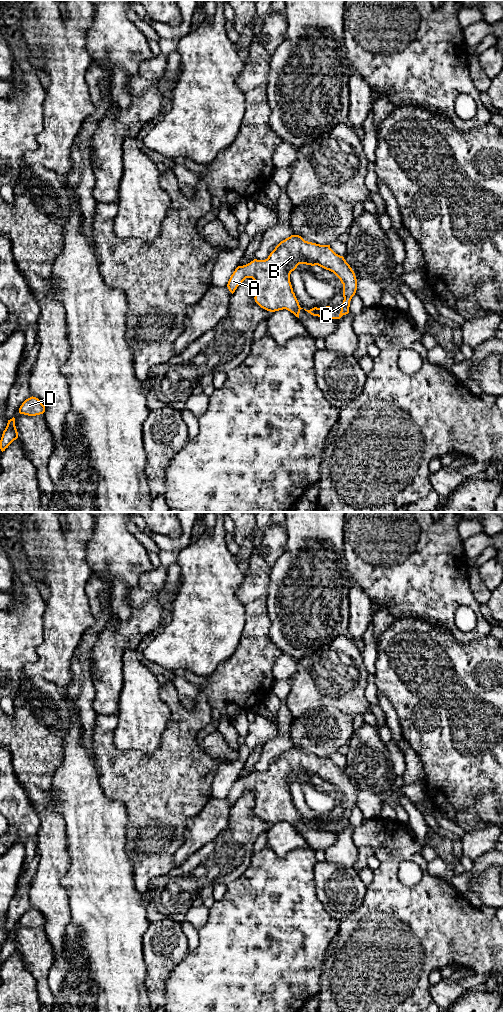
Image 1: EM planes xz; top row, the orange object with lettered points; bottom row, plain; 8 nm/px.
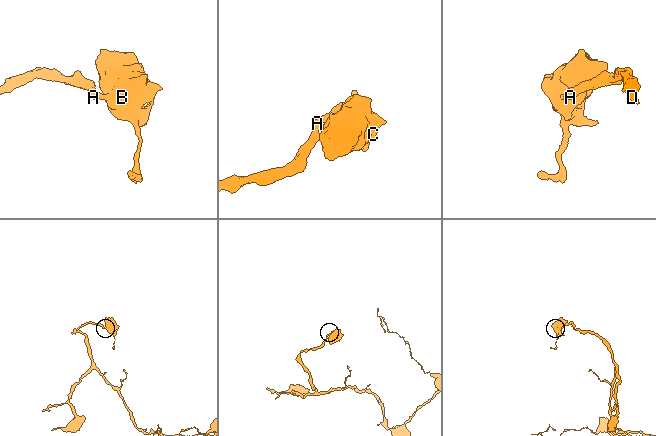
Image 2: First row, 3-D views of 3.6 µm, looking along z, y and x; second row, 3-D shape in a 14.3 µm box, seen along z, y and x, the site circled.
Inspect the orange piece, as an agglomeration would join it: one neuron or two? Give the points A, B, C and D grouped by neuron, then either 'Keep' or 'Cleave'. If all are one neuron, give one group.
Groups: A B C D. Keep

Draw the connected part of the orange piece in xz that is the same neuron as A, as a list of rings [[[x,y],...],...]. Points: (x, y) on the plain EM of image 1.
[[[291,747],[281,753],[275,761],[270,765],[267,771],[254,771],[250,775],[238,778],[231,787],[227,799],[233,806],[237,799],[246,791],[252,790],[255,795],[255,814],[263,821],[275,824],[286,821],[299,830],[300,819],[299,814],[293,804],[290,794],[290,786],[299,776],[315,778],[318,777],[326,782],[333,784],[343,796],[343,815],[340,818],[341,823],[338,829],[330,829],[330,831],[340,831],[343,827],[349,825],[350,813],[357,802],[357,791],[354,783],[346,774],[343,768],[336,766],[330,757],[320,757],[305,753],[299,747]]]

